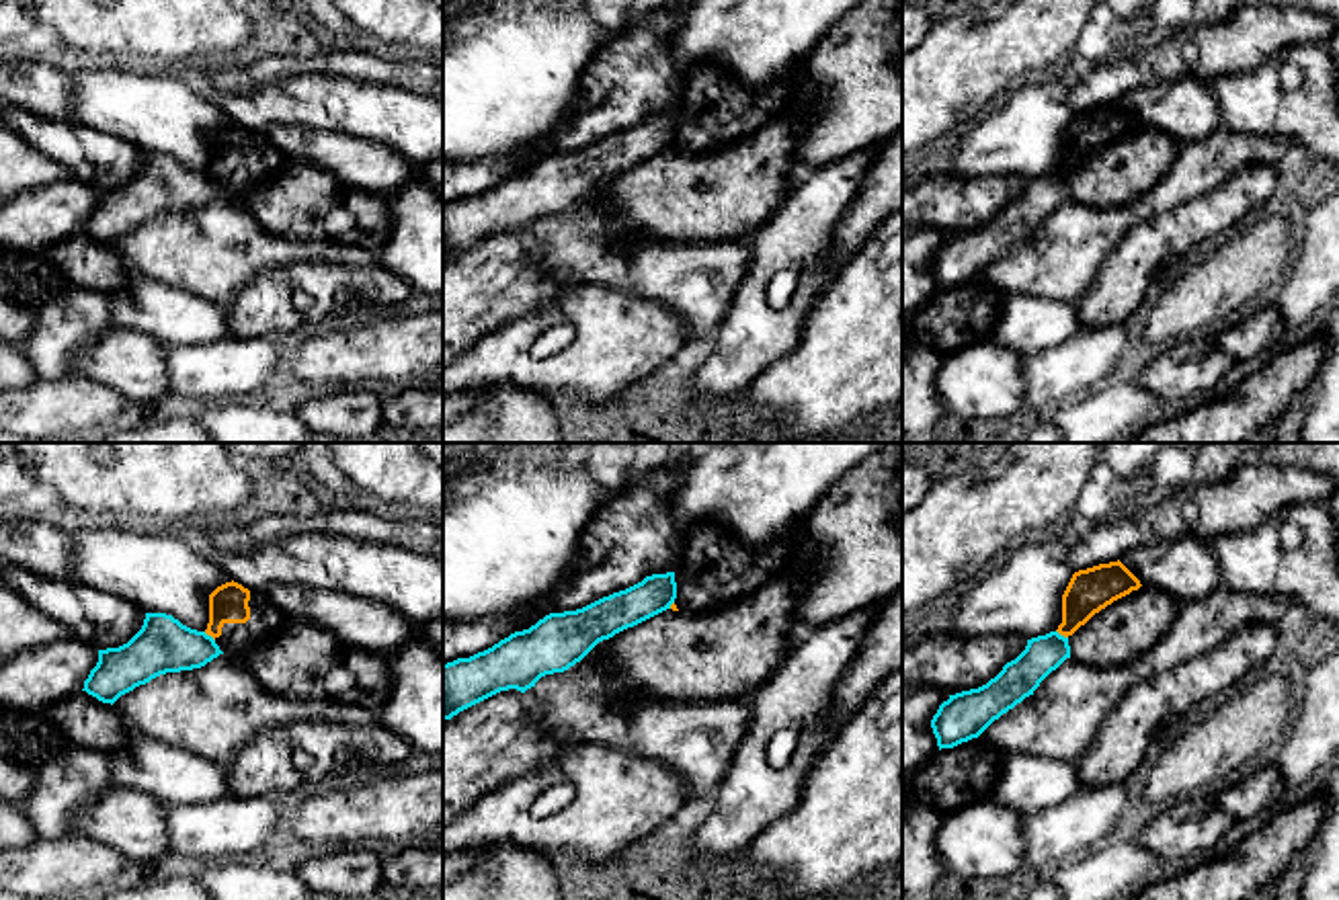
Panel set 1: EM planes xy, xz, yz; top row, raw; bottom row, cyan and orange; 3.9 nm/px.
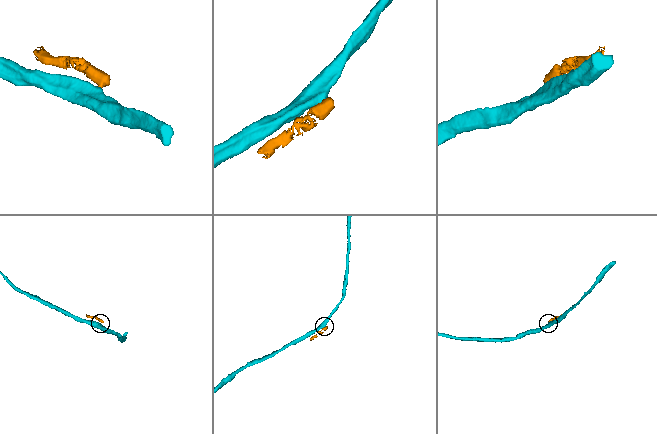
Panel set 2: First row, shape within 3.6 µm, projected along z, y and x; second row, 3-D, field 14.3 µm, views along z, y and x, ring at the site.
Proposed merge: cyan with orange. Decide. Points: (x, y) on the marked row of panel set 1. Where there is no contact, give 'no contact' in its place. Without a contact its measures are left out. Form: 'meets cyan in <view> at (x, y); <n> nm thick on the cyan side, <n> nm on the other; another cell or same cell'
meets cyan in yz at (1063, 636); 150 nm thick on the cyan side, 170 nm on the other; another cell

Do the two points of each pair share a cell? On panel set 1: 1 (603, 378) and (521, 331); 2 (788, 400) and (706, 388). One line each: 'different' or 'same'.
1: same
2: different

